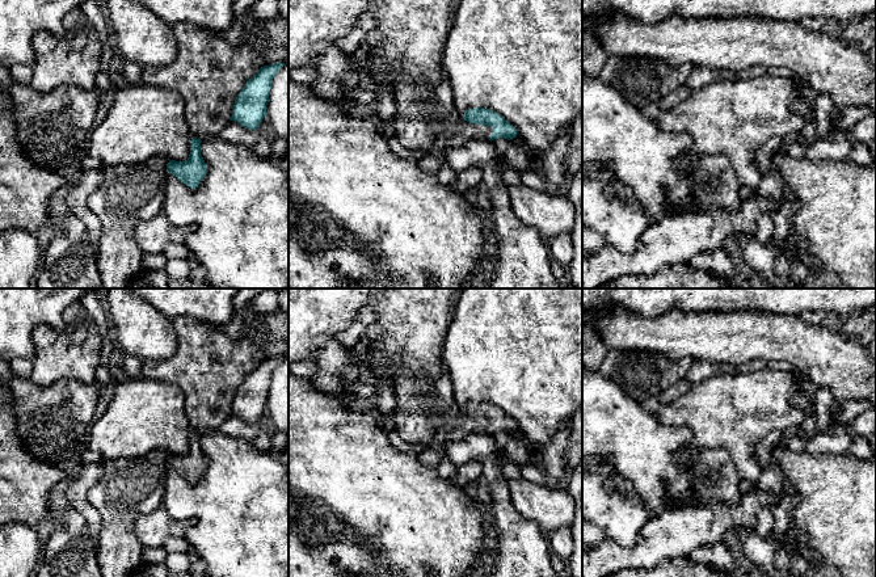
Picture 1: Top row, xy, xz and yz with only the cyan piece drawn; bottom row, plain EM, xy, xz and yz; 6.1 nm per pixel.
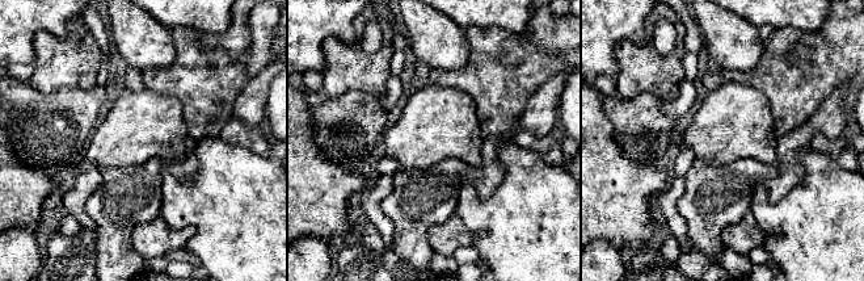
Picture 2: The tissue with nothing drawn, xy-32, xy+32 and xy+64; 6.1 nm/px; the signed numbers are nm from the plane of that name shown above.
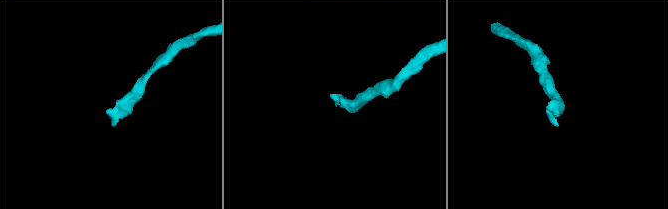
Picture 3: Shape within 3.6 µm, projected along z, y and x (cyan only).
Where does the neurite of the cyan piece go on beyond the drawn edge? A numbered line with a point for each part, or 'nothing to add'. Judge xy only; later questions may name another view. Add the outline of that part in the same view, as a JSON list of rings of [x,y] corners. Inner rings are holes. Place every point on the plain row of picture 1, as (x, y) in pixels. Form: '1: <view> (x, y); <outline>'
1: xy (129, 488); [[[163,450],[127,459],[104,459],[102,476],[88,492],[89,504],[100,513],[101,525],[96,543],[101,577],[130,577],[140,565],[143,546],[135,535],[134,525],[138,517],[151,514],[163,506],[165,494],[167,458]]]

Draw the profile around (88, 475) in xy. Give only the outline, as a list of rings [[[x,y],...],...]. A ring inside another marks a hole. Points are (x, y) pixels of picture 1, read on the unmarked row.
[[[101,463],[77,464],[77,476],[67,487],[67,498],[71,507],[77,510],[87,519],[94,538],[98,536],[101,515],[89,504],[88,492],[100,481],[102,472]]]

